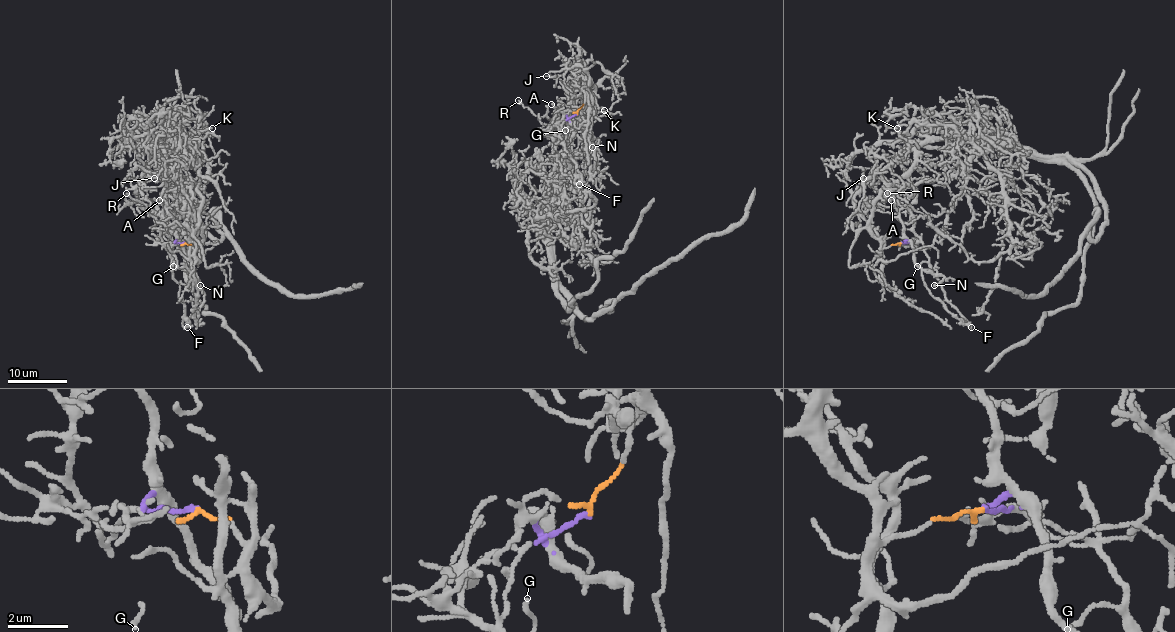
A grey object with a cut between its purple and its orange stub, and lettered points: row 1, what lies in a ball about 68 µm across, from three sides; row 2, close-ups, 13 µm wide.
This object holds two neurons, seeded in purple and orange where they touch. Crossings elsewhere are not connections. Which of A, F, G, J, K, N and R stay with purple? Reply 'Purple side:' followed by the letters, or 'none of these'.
Purple side: A, F, G, N, R

